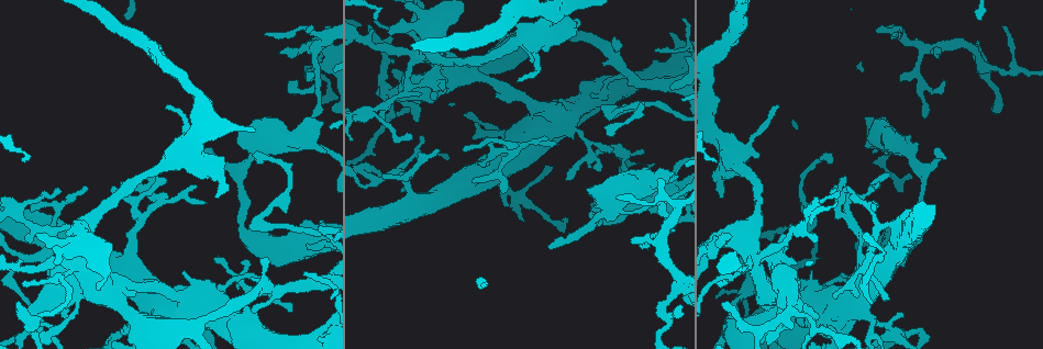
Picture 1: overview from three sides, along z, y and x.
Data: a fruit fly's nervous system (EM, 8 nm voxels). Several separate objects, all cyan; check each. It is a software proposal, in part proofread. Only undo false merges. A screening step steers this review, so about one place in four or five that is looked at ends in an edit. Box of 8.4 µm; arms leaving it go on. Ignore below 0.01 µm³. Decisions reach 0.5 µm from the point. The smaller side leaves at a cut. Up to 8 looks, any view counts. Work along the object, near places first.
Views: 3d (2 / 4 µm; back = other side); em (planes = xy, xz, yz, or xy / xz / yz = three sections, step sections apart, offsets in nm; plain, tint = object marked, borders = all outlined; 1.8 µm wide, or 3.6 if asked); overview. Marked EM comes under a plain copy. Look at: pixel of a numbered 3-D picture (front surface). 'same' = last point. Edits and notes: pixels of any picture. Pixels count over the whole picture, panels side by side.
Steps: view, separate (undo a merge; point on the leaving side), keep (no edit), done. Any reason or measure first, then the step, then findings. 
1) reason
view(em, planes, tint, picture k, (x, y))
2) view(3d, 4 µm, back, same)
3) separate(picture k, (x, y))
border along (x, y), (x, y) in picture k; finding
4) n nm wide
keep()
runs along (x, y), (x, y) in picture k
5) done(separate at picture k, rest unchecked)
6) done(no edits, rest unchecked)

view(3d, 2 µm, picture 1, (592, 228))

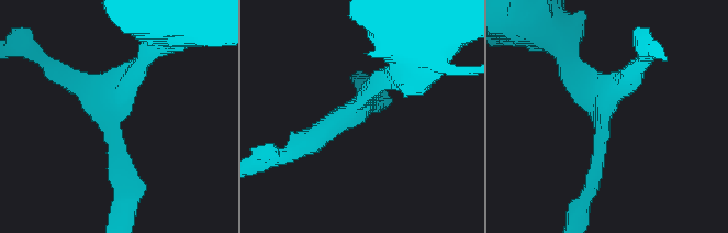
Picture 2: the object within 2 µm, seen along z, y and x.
3 arms
view(em, planes, tint, picture 2, (115, 116))

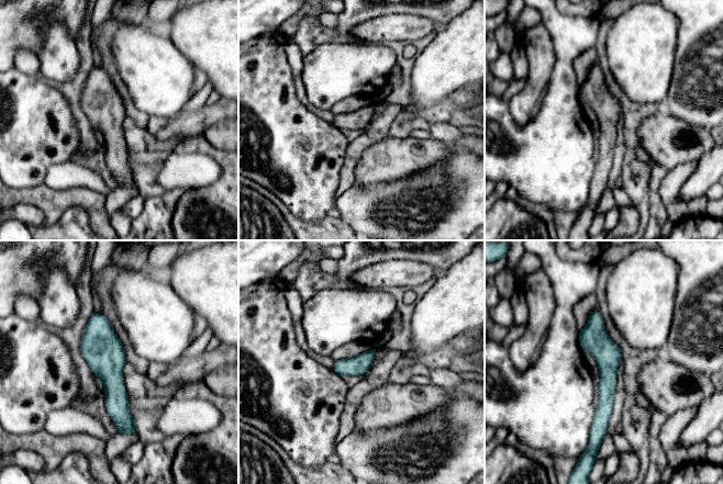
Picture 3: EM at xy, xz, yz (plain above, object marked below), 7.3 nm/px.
keep()
all the same neuron

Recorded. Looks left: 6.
calibre changes
view(em, 3.6 µm, yz, step 8, tint, picture 1, (184, 298))

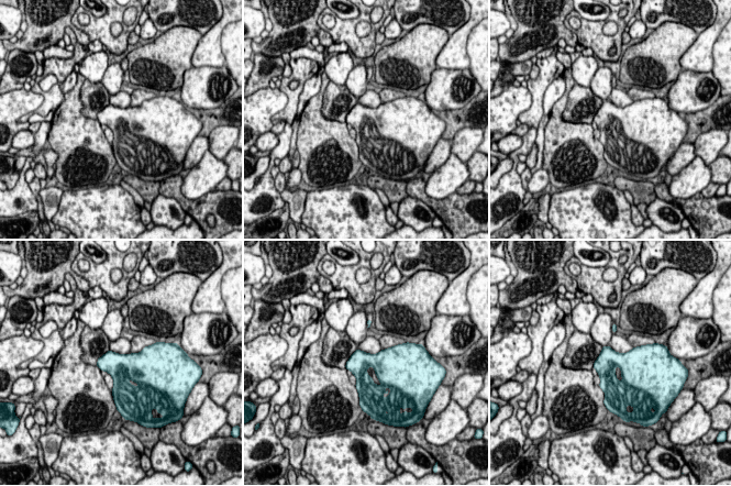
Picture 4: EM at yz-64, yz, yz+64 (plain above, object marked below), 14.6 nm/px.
480 nm wide
keep()
all the same neuron

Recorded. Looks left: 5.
arms part here
view(3d, 2 µm, picture 1, (811, 213))

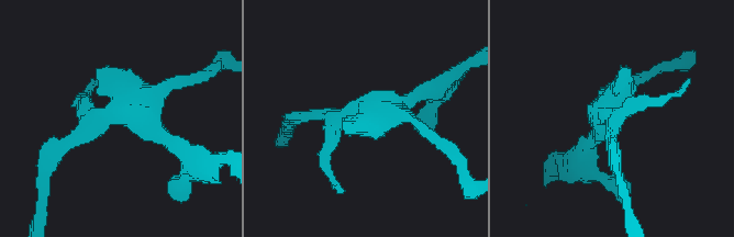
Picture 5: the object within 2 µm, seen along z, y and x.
view(em, planes, tint, picture 5, (145, 114))

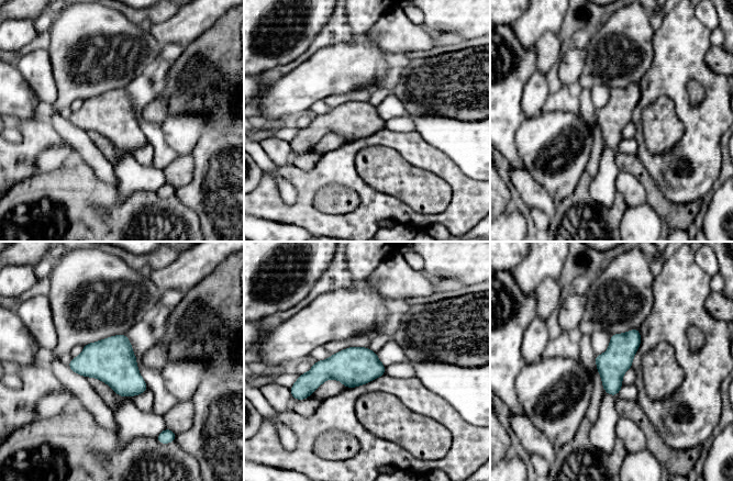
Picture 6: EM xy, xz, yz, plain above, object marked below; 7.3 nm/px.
220 nm wide
keep()
one neuron here

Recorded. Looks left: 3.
three-way junction
view(3d, 2 µm, picture 1, (1014, 68))

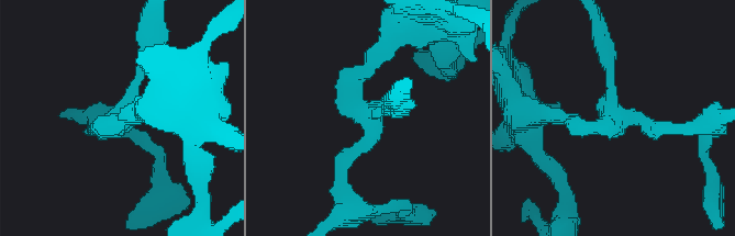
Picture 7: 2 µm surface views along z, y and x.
need the tissue
view(em, planes, tint, picture 7, (365, 113))

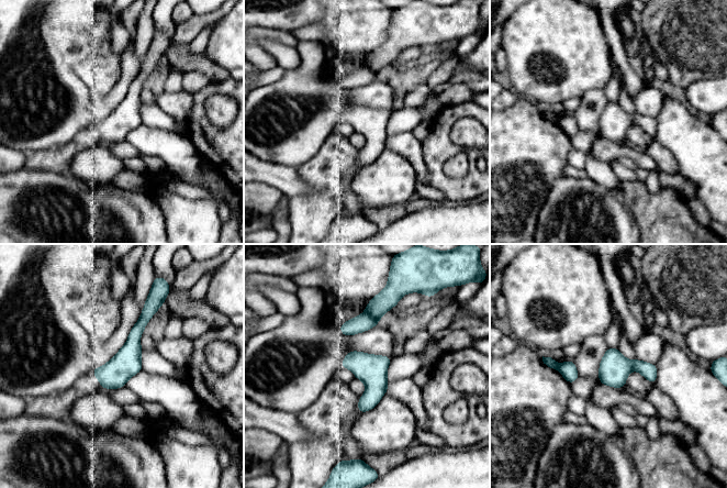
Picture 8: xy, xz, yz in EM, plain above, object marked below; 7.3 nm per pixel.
separate(picture 8, (360, 323))
border along (366, 311), (378, 319) in picture 8; a second neuron is stuck on

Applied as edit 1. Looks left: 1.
done(separate at picture 8, rest unchecked)

